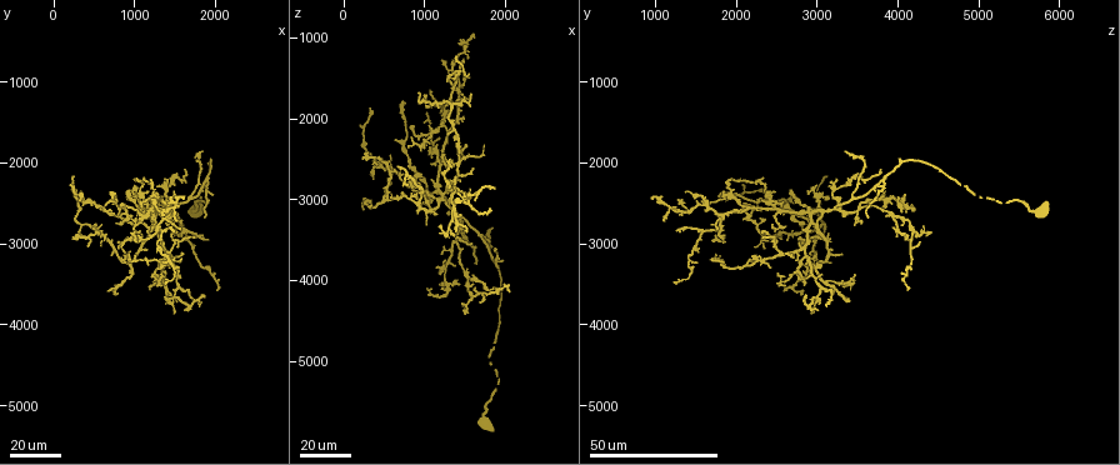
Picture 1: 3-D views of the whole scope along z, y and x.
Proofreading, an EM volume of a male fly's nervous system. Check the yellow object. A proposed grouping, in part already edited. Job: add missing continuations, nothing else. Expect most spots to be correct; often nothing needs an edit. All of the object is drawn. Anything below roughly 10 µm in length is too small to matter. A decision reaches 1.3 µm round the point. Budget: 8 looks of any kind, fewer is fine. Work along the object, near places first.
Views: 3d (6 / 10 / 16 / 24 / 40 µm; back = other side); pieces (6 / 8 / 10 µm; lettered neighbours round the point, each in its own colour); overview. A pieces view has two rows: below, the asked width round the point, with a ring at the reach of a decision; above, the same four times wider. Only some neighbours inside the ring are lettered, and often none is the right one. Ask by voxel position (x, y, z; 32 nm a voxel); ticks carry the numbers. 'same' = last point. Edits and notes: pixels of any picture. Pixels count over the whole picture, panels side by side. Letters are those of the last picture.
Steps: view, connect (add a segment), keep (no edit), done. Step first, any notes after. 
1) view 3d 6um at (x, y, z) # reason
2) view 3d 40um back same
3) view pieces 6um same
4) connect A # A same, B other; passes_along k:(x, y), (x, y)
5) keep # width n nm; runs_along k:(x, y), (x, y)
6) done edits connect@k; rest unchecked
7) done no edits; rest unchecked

view 3d 40um at (1850, 3650, 2850)

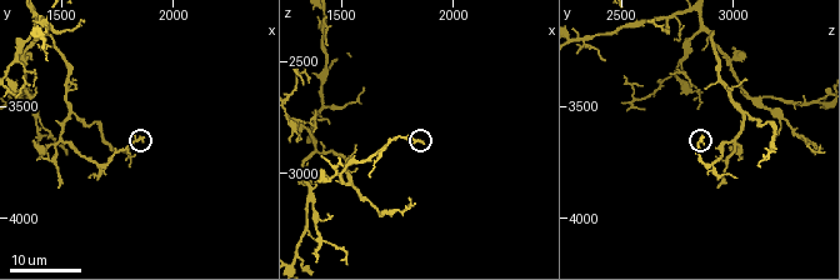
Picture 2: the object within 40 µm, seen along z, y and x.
view pieces 6um at (1860, 3640, 2870)

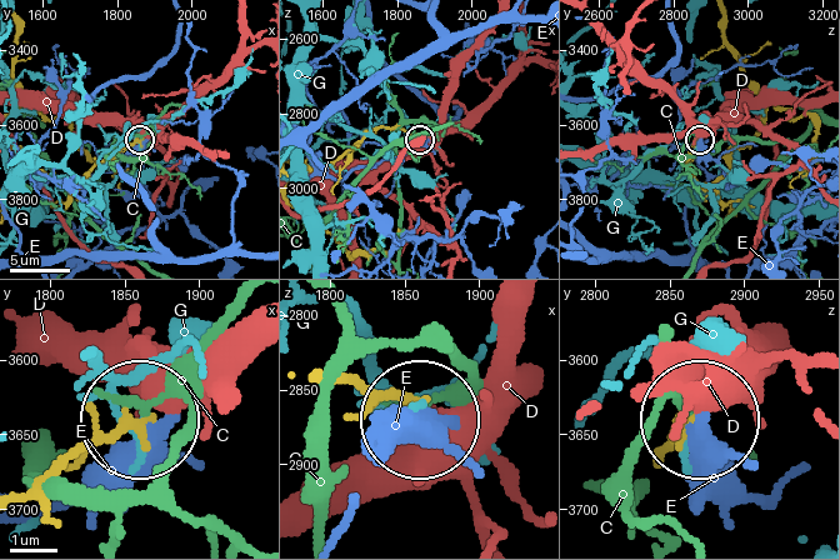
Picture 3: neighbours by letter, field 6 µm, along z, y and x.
keep # C other, D other, E other, G other; runs_along 3:(20, 504), (148, 420); no lettered segment goes on from it

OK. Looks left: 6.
view 3d 24um at (900, 2300, 2700) # free end

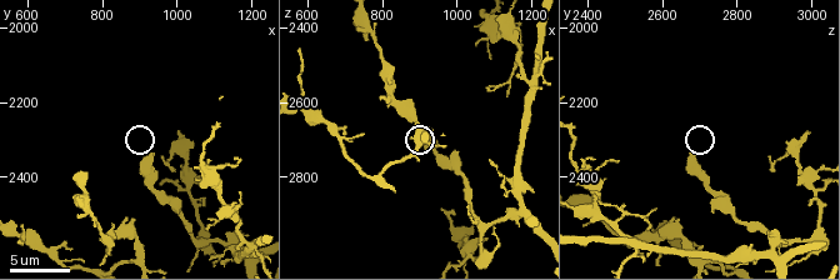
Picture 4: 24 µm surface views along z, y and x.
view pieces 10um at (930, 2340, 2680)

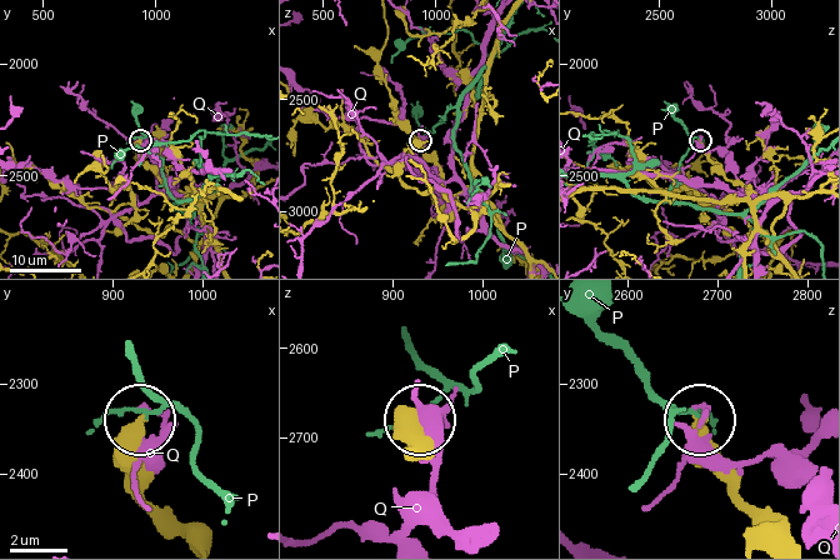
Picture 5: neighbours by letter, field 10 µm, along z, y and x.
keep # width 370 nm; P other, Q other; runs_along 5:(170, 521), (141, 486), (141, 424); none of them fits

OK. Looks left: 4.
view 3d 24um at (1600, 2450, 950) # end of a long branch

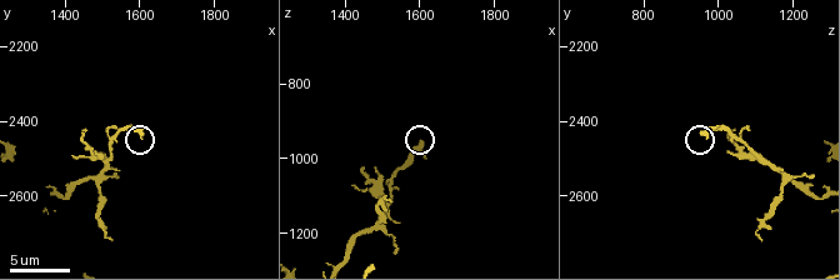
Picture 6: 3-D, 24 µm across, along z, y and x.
view 3d 10um at (1610, 2430, 950) # closer look

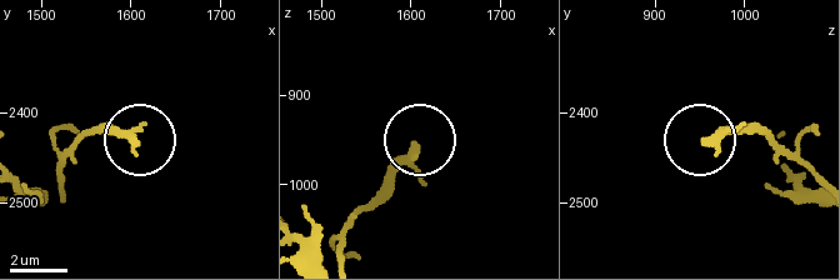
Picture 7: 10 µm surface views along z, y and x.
view pieces 6um at (1600, 2435, 960)

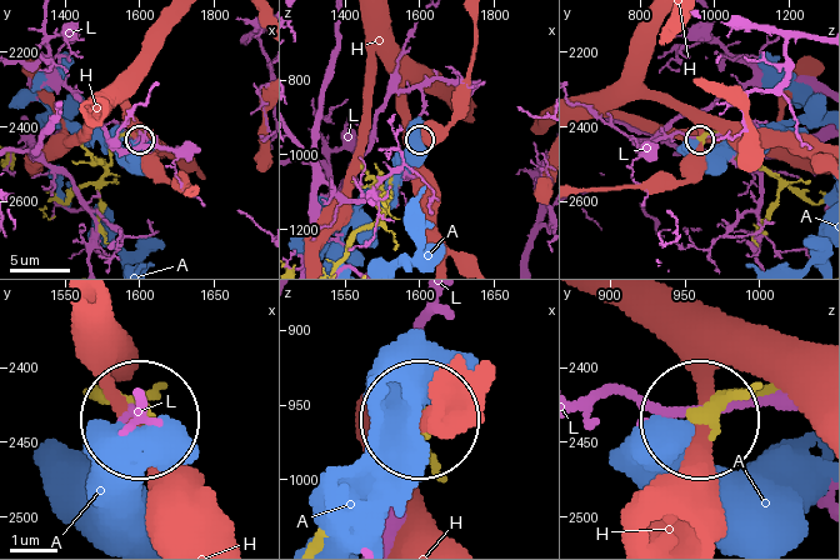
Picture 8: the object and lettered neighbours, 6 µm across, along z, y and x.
keep # width 300 nm; A other, H other, L other; none of them fits

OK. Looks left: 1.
done no edits; rest unchecked

